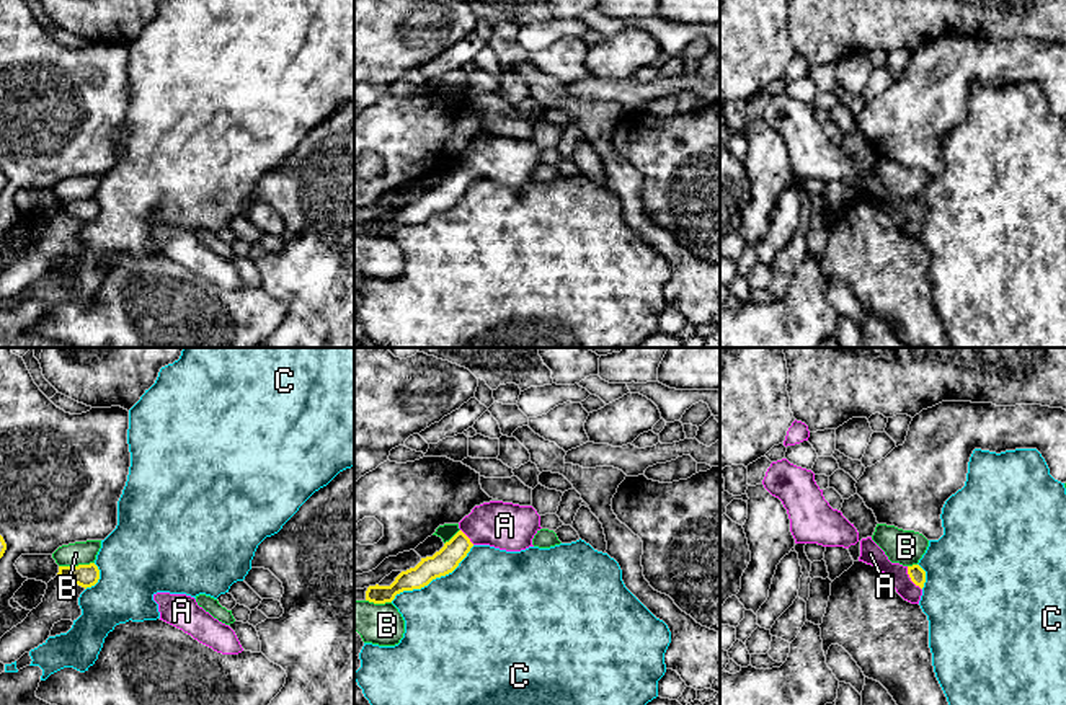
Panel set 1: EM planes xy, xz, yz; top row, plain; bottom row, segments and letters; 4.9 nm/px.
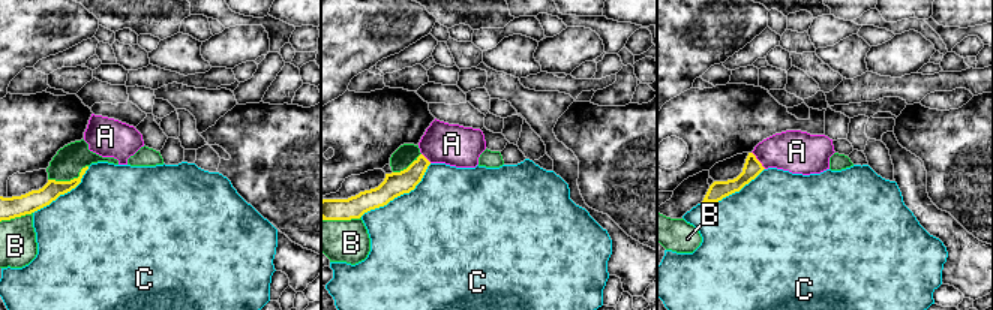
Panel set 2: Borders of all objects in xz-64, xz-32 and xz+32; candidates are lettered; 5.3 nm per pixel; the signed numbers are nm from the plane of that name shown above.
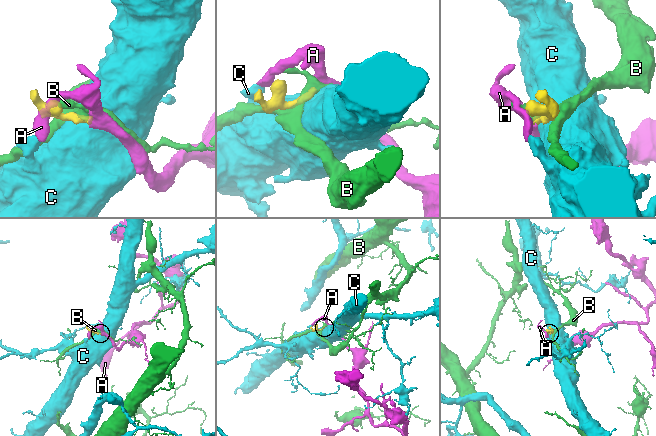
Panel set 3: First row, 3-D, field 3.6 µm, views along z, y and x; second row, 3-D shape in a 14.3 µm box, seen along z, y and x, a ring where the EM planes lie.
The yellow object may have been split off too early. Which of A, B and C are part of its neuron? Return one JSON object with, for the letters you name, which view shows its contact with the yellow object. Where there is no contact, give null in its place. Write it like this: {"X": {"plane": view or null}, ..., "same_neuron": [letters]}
{"A": {"plane": "yz"}, "same_neuron": ["A"]}

